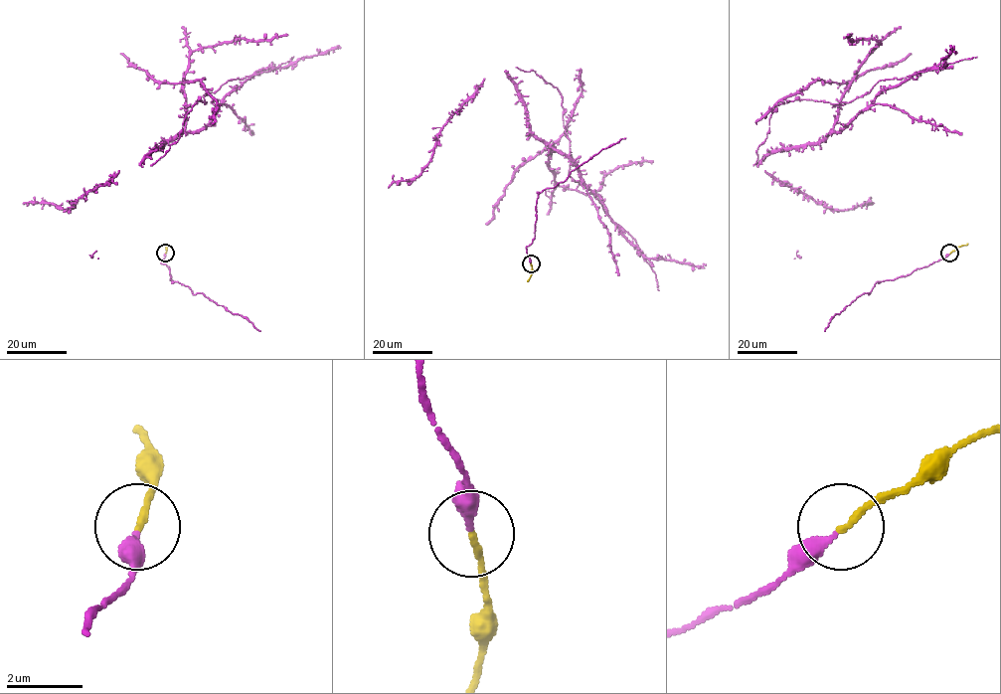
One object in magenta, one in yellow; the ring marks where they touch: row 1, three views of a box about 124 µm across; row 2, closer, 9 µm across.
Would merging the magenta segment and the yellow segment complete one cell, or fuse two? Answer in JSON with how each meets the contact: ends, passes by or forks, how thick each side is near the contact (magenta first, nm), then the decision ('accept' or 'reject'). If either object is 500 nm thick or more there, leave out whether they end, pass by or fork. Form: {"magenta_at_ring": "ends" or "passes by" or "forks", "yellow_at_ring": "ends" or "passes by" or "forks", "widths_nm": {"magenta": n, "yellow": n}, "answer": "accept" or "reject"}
{"magenta_at_ring": "ends", "yellow_at_ring": "ends", "widths_nm": {"magenta": 320, "yellow": 170}, "answer": "accept"}

